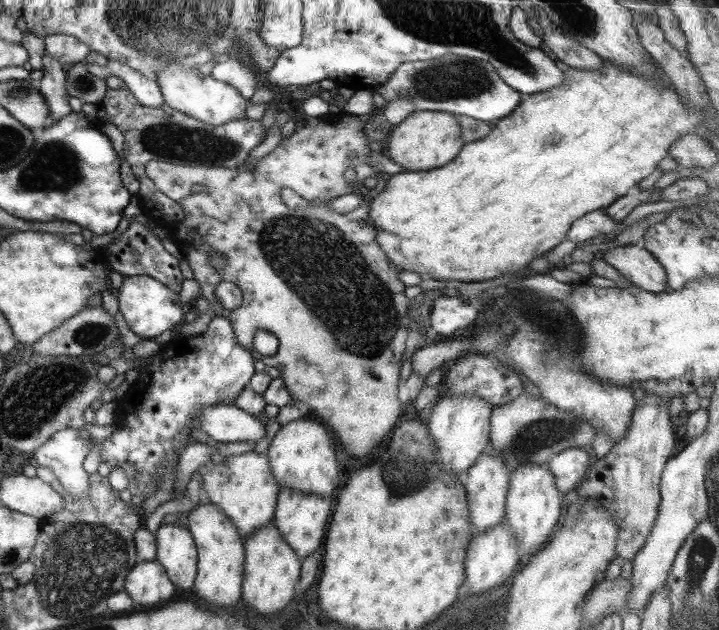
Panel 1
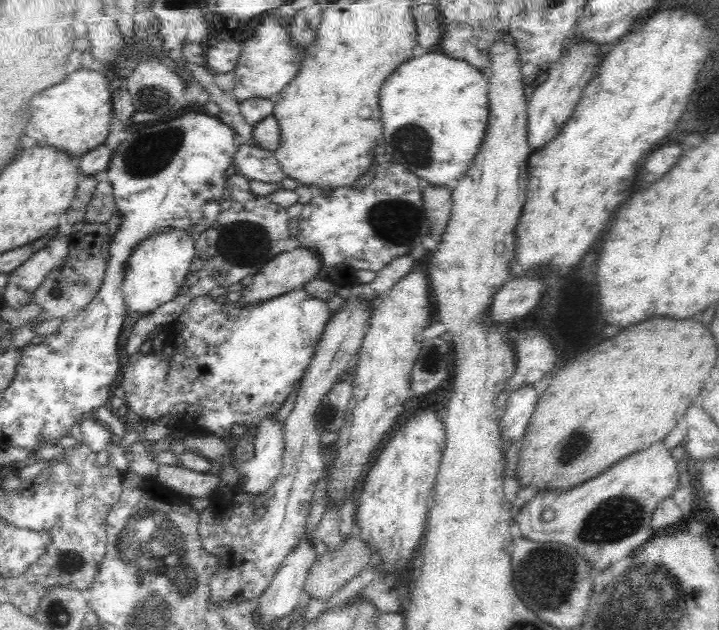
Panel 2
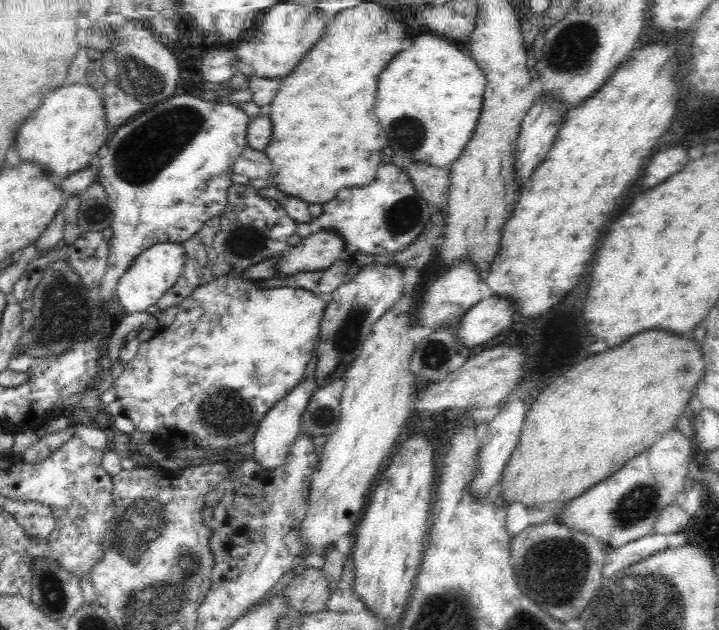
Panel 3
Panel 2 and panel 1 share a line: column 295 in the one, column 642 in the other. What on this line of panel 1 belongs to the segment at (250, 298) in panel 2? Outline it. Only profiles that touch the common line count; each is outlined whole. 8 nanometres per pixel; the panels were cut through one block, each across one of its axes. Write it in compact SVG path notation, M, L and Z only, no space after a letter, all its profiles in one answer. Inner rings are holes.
M641 244L634 246L616 246L604 250L604 261L613 266L632 285L648 292L664 292L666 271Z

